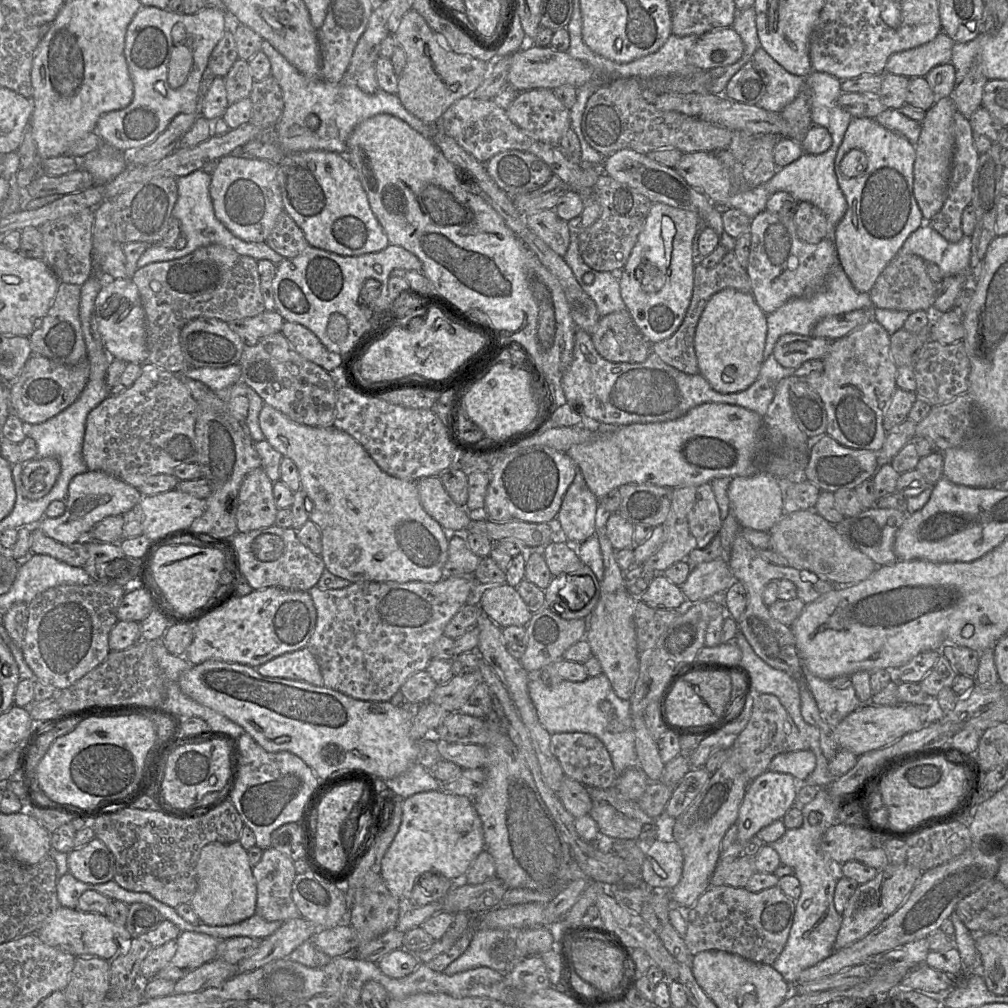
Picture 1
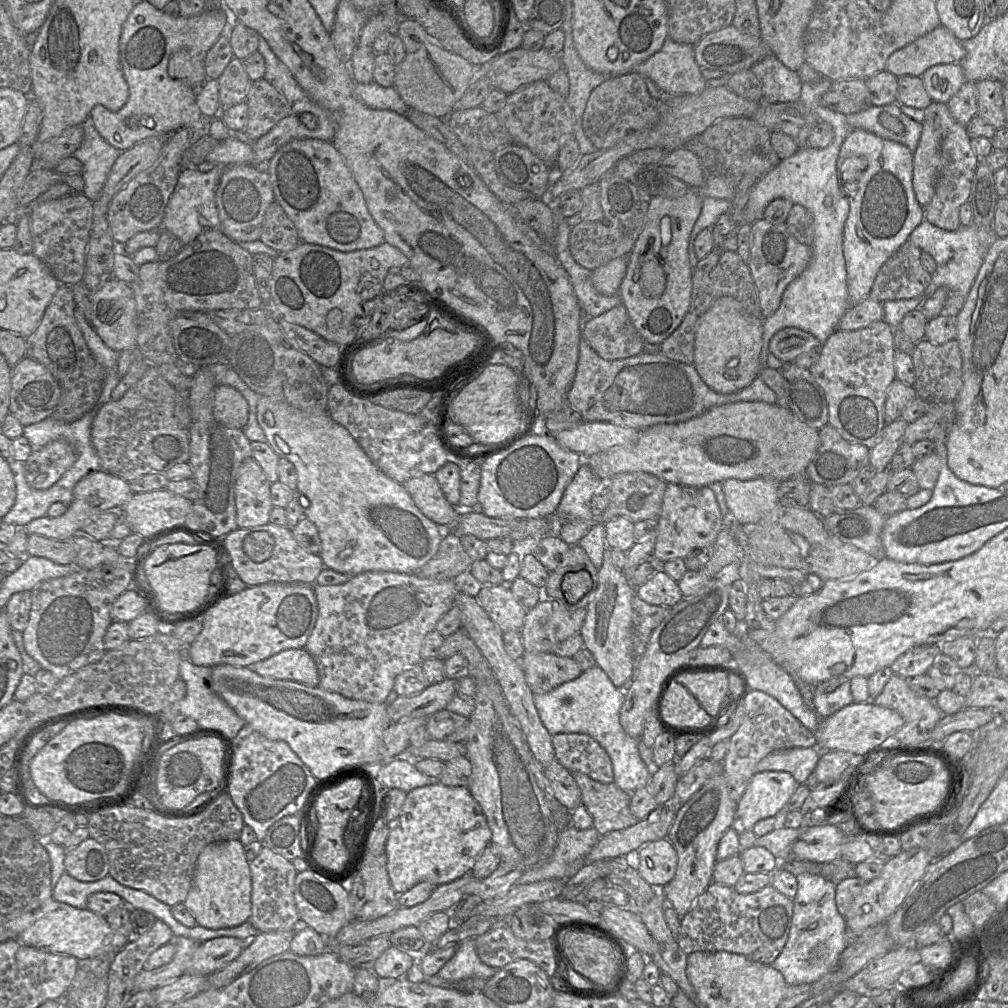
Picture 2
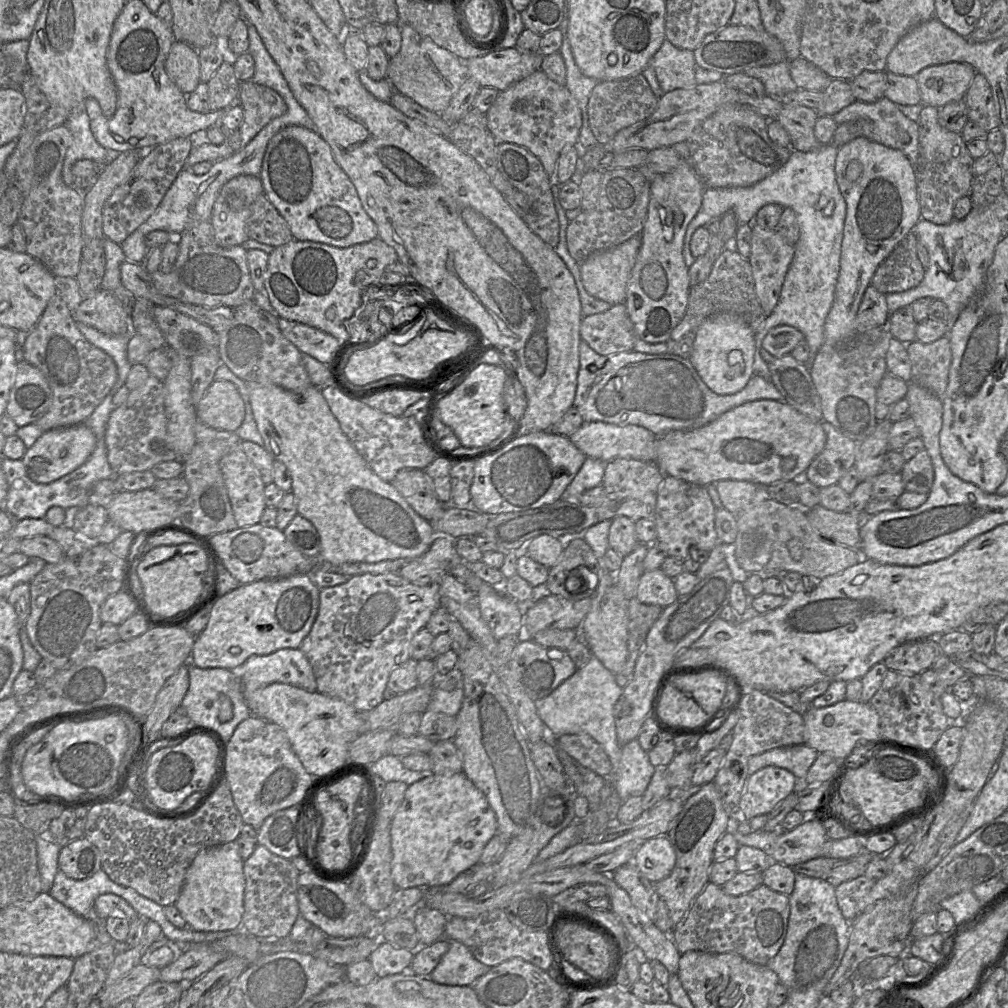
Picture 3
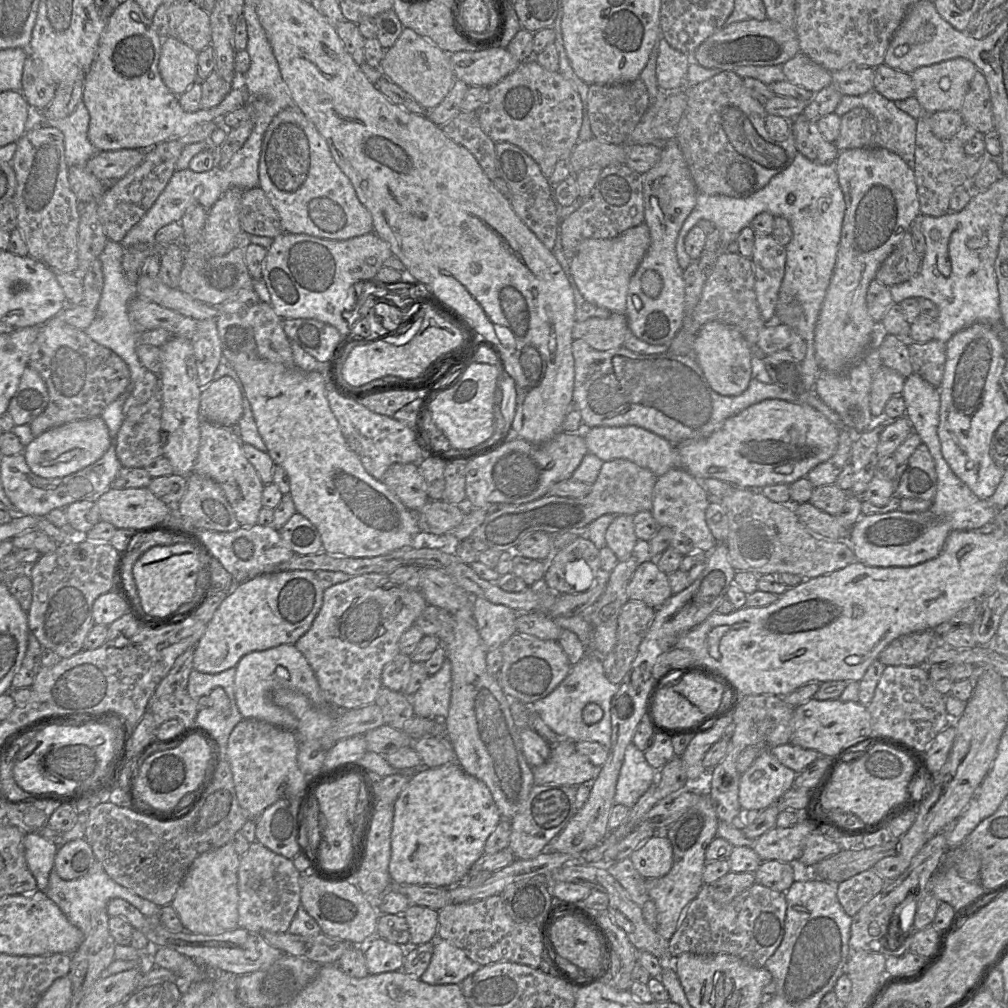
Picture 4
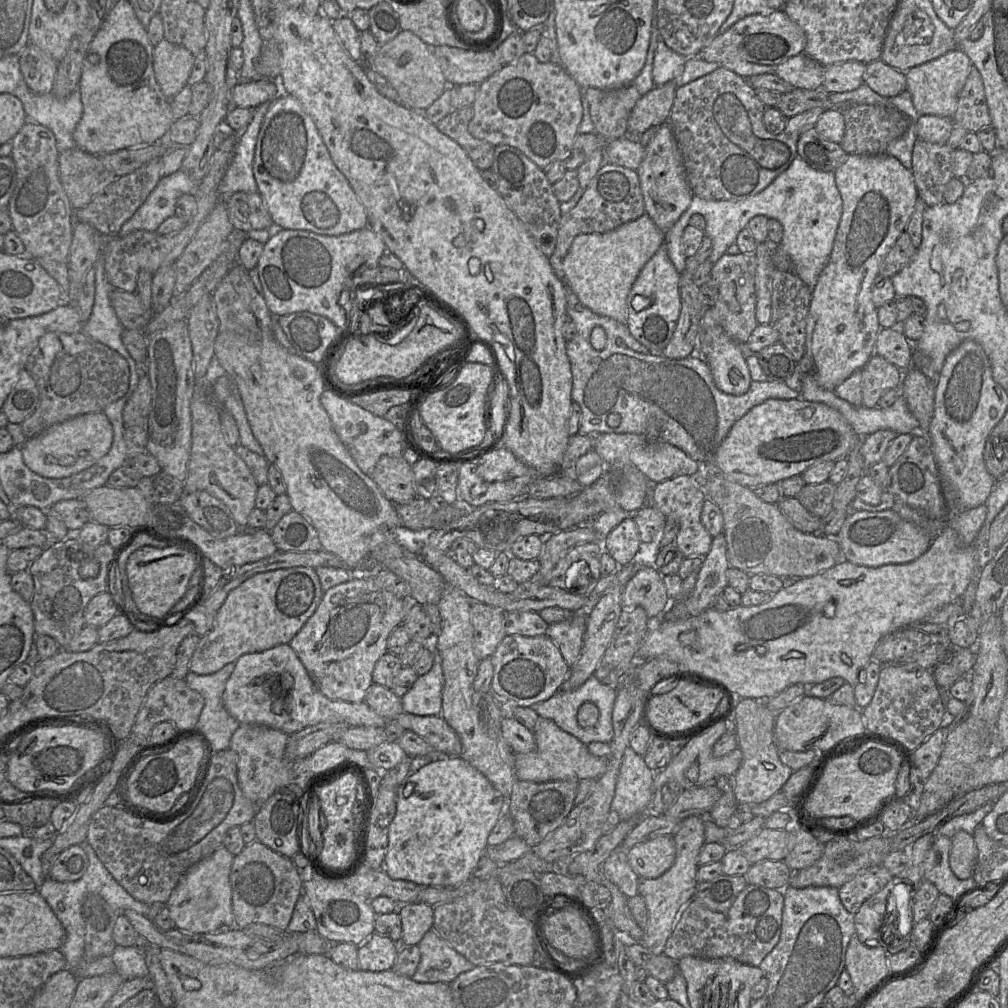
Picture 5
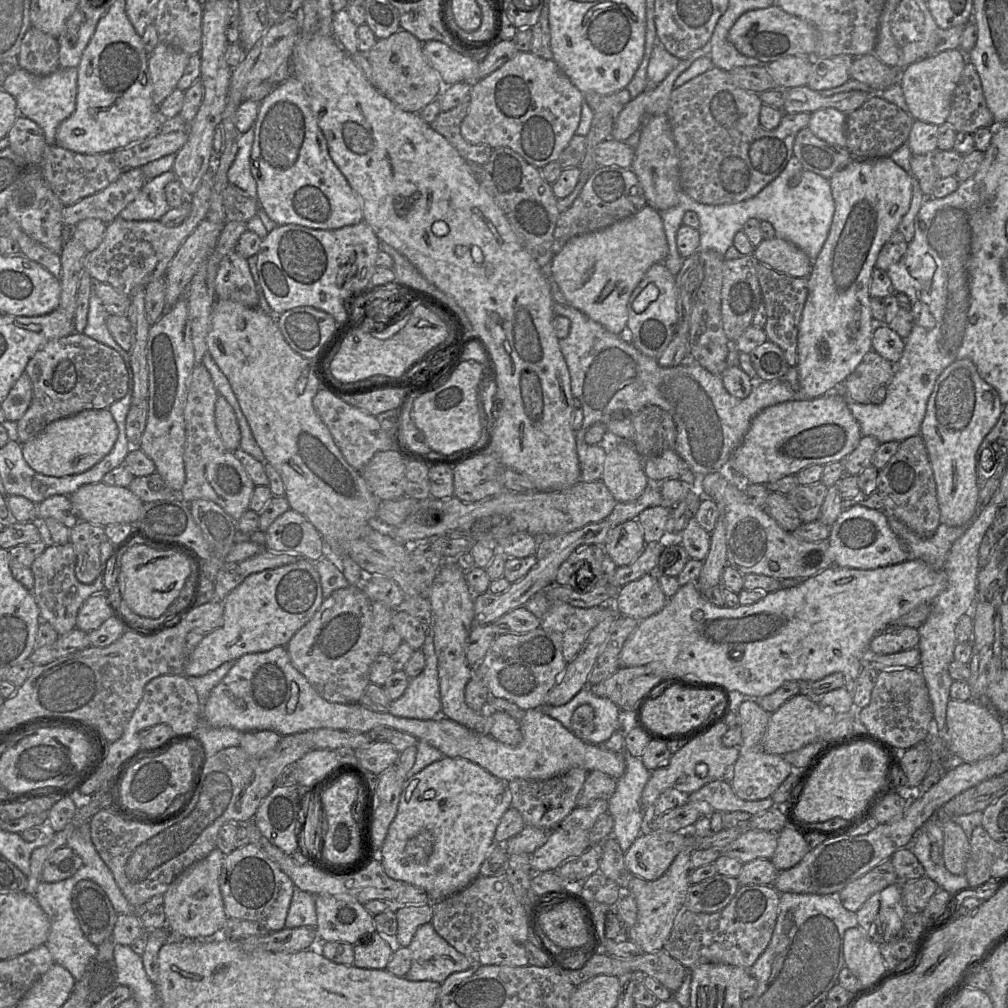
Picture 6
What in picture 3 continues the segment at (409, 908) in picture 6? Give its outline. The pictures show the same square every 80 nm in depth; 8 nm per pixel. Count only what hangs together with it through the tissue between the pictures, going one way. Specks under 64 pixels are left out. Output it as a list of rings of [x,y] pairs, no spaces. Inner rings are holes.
[[[419,904],[412,922],[416,928],[419,943],[429,946],[444,937],[448,917],[438,910]]]

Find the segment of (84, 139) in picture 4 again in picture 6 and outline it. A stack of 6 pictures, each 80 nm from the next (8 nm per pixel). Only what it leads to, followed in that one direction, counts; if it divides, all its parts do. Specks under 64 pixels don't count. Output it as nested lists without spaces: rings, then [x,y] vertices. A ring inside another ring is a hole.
[[[13,67],[1,88],[16,99],[19,115],[31,119],[42,129],[46,143],[56,145],[55,135],[58,126],[76,109],[77,83],[78,67],[59,67],[44,76],[32,74],[21,67]]]

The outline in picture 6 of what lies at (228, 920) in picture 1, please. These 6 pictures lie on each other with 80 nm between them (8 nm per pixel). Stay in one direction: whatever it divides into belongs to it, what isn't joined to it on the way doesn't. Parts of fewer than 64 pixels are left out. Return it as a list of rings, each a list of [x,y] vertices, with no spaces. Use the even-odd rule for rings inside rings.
[[[215,848],[204,859],[194,863],[181,873],[163,895],[168,929],[175,937],[211,939],[222,935],[228,919],[219,886],[219,876],[225,854]]]

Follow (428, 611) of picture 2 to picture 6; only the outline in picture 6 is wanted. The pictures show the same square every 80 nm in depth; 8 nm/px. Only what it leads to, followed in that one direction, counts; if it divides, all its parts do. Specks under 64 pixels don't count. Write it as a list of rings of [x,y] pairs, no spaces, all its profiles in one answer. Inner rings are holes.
[[[361,586],[335,590],[286,645],[292,665],[325,700],[358,703],[370,683],[370,667],[382,653],[384,635],[391,627],[393,613],[386,604],[371,600]]]

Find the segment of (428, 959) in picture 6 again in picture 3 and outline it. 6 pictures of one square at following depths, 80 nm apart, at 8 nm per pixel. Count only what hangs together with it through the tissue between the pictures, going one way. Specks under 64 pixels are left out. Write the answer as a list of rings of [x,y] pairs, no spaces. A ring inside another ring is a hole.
[[[450,941],[448,952],[426,980],[440,985],[471,986],[479,977],[487,974],[491,967],[479,962],[470,949],[458,941]]]

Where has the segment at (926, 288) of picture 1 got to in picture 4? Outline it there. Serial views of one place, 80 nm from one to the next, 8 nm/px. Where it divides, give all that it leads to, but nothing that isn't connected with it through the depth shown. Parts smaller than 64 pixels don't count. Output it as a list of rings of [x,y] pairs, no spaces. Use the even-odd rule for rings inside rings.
[[[909,231],[881,263],[876,272],[875,280],[889,288],[906,282],[919,272],[921,258],[915,251],[912,235]]]

